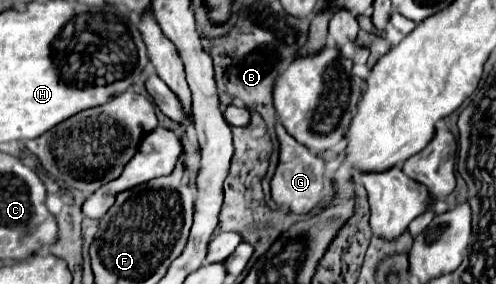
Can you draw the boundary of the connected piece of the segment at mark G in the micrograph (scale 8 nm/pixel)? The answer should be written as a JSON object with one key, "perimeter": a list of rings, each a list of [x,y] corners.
{"perimeter":[[[276,123],[276,133],[278,133],[278,139],[280,139],[280,163],[278,163],[278,169],[272,177],[272,185],[270,185],[272,187],[272,199],[278,205],[288,205],[292,213],[306,215],[320,201],[320,195],[322,195],[322,189],[324,189],[326,163],[320,157],[312,155],[292,135],[288,135],[286,129],[280,123]]]}

